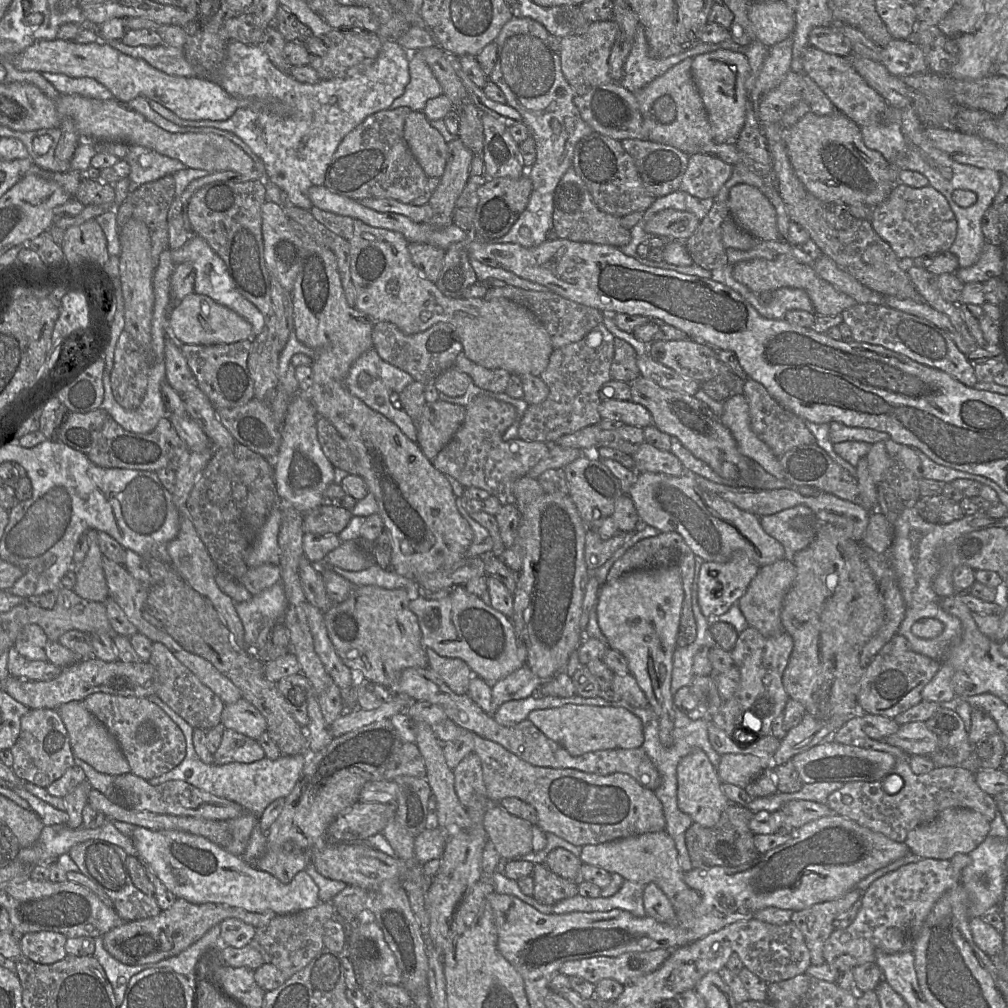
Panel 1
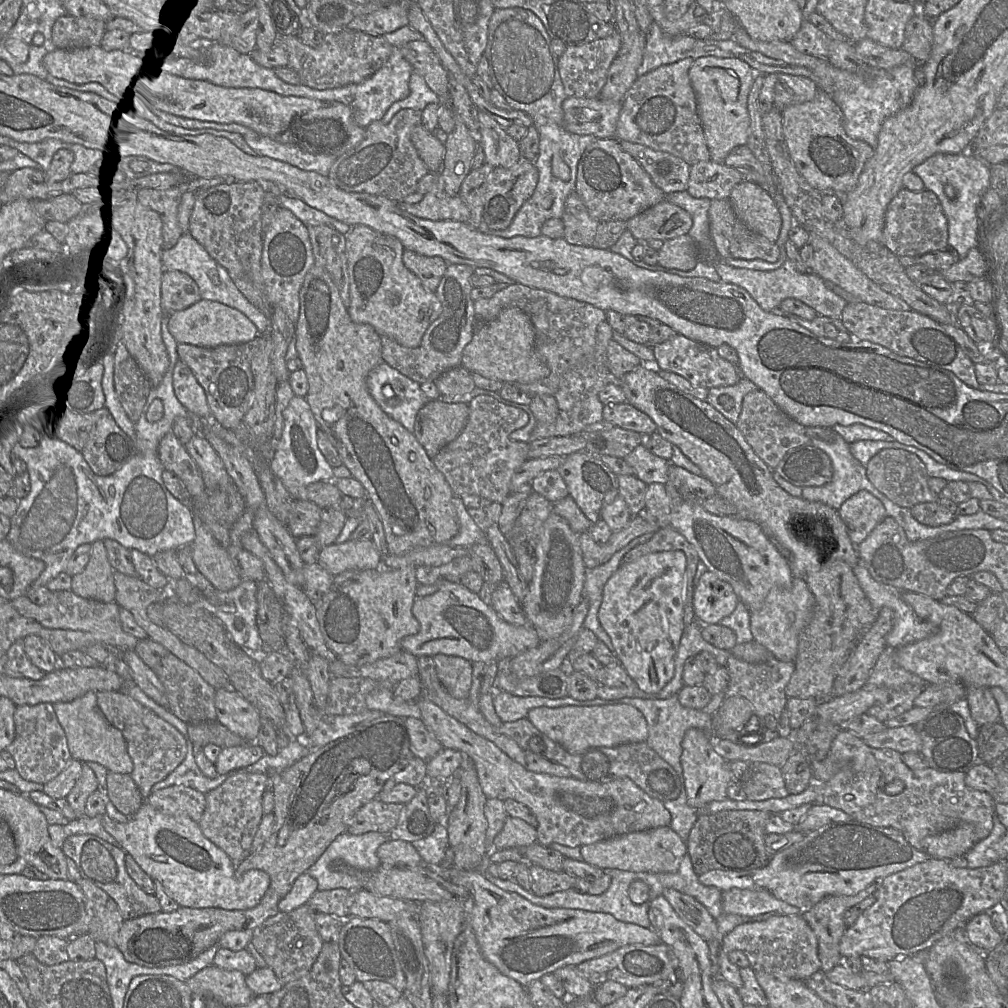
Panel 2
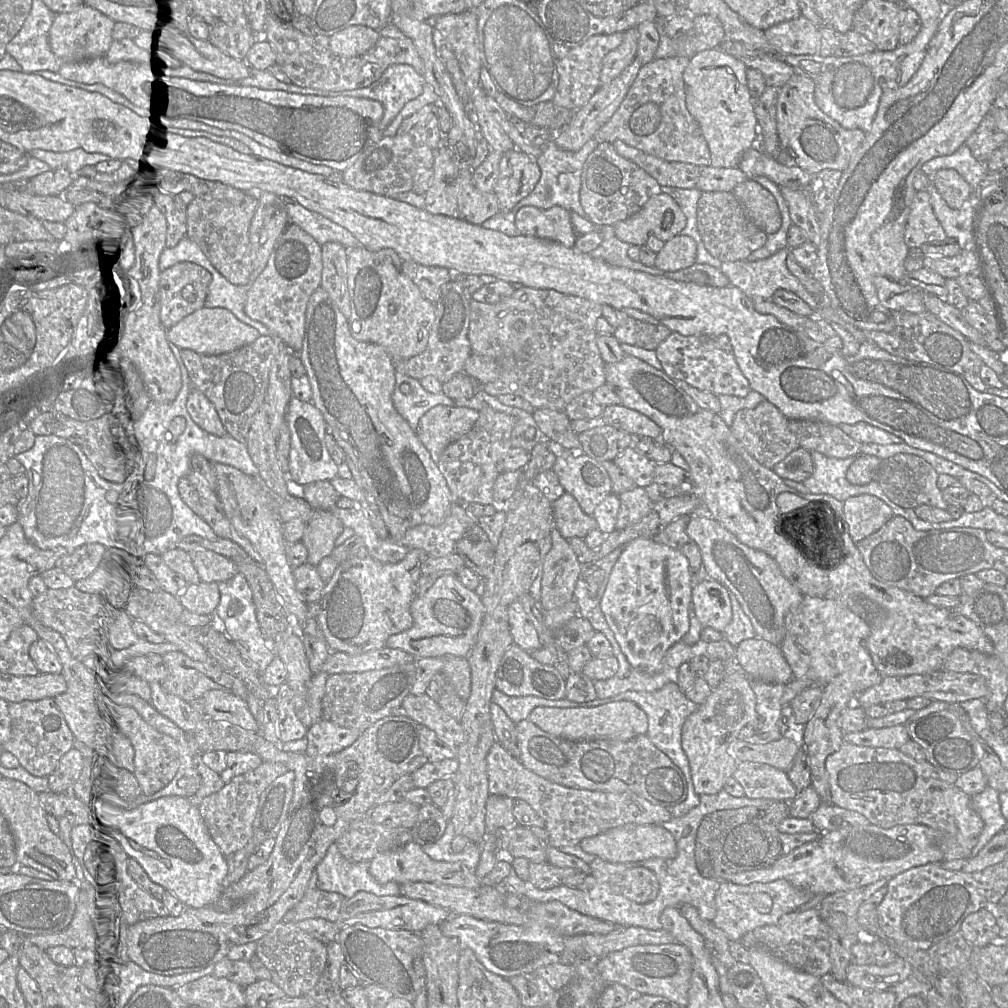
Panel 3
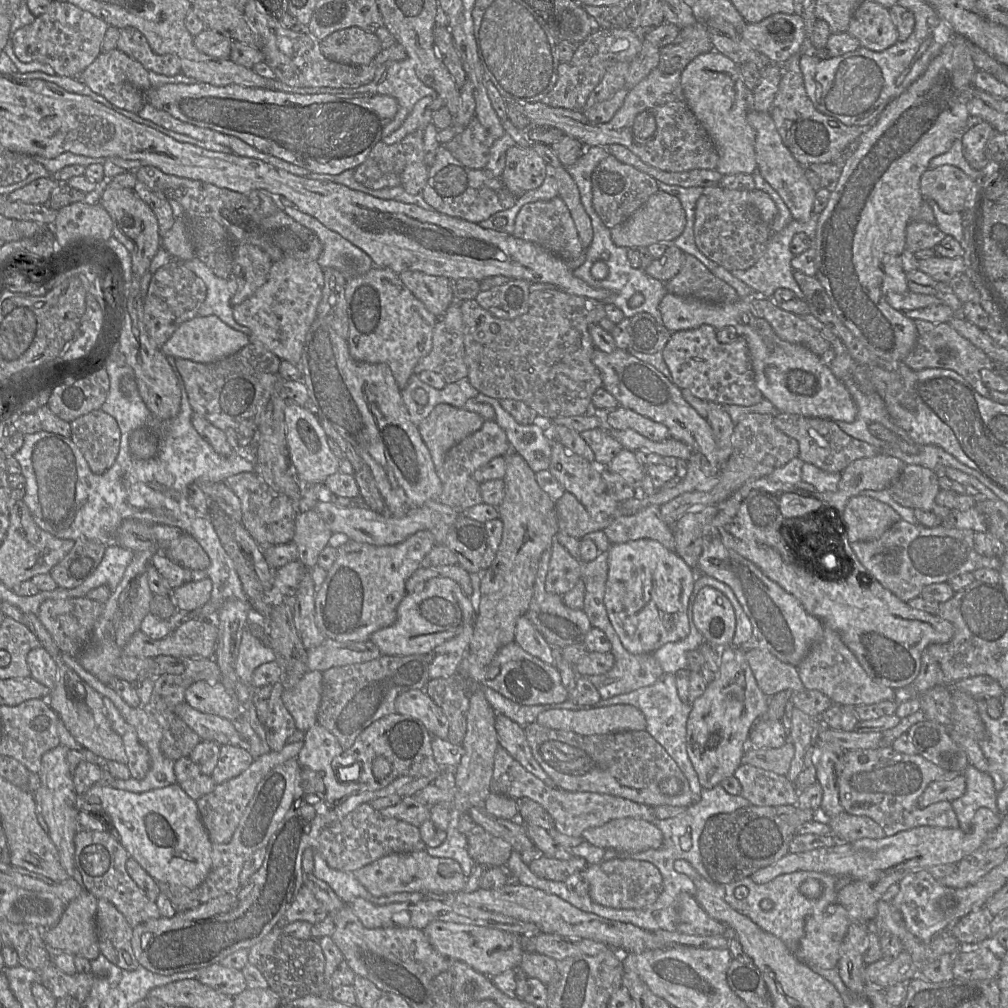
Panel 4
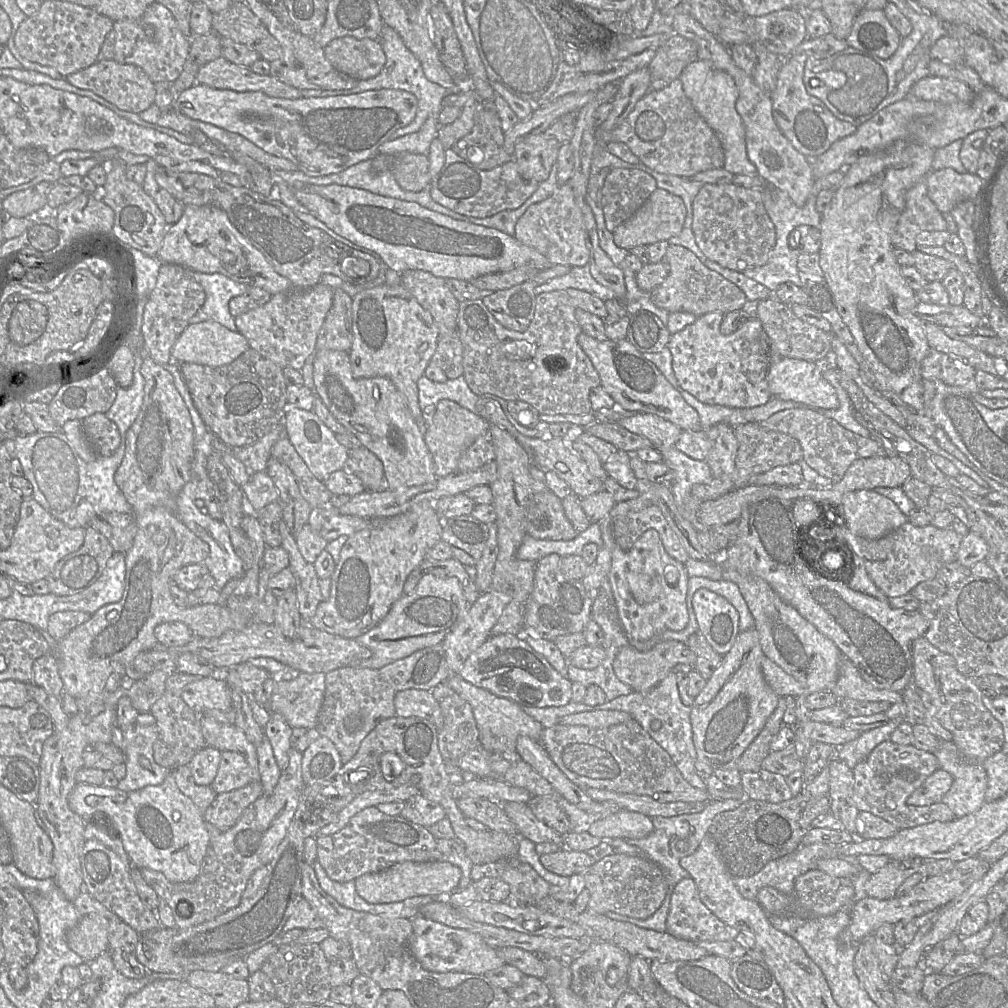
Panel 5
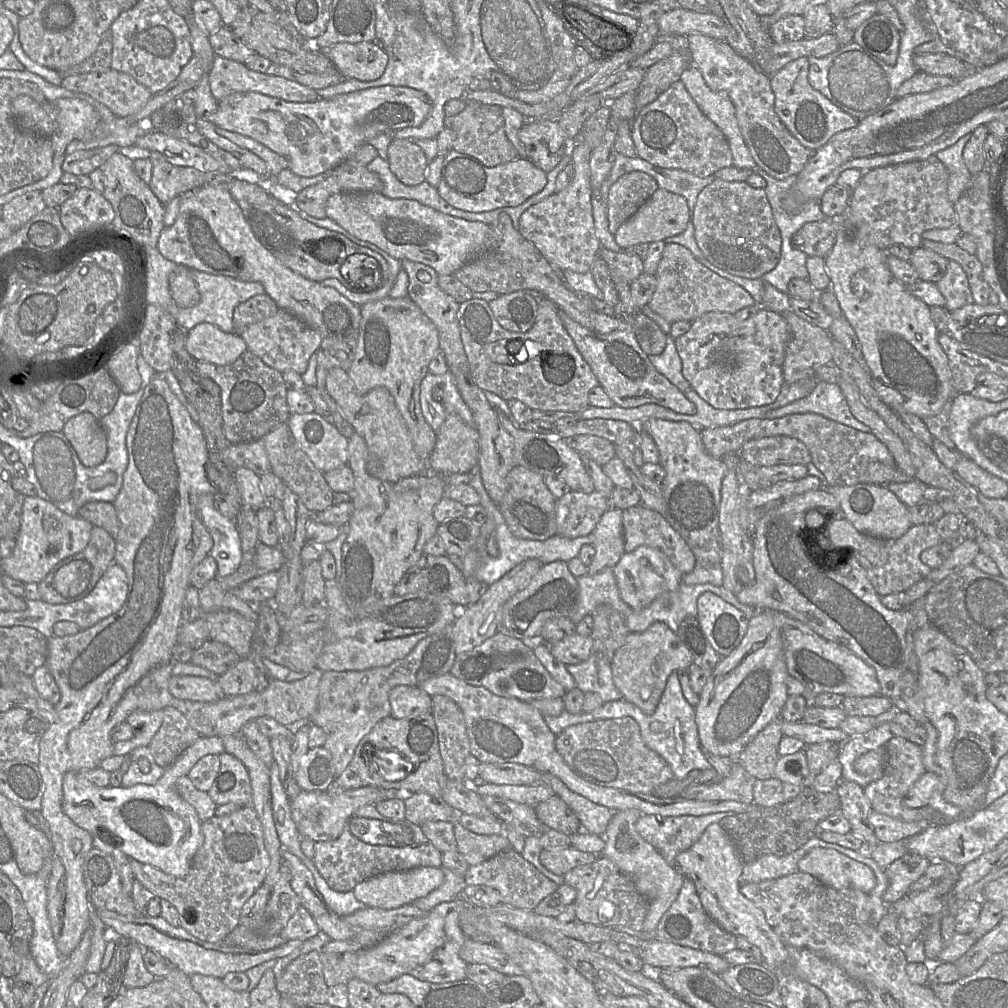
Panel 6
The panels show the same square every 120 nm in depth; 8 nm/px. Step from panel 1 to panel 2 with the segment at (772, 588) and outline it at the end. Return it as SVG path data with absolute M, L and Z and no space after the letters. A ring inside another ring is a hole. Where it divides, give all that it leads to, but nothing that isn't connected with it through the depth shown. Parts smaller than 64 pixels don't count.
M794 577L789 588L774 587L760 609L750 611L750 629L753 640L763 645L773 657L794 662L798 651L798 638L805 628L815 605L815 598L804 579Z

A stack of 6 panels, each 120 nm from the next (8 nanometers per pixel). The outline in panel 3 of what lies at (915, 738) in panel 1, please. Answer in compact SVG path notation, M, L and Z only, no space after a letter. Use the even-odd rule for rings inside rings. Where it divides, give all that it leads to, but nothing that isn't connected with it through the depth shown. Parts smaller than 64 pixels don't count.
M895 725L885 728L866 728L860 732L844 733L843 740L866 746L899 749L909 741L907 725Z

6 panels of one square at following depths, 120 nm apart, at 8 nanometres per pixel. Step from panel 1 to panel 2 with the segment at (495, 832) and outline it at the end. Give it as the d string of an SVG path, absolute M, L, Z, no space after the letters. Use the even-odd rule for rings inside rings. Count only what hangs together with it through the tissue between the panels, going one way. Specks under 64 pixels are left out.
M508 816L493 840L493 850L523 848L537 842L537 830L524 820Z

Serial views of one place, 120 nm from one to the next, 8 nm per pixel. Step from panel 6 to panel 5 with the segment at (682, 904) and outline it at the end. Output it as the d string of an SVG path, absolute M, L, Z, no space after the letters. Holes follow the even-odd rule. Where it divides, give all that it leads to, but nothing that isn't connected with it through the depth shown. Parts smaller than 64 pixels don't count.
M682 879L674 888L666 921L666 932L692 941L730 941L739 933L720 921L700 900L694 880Z

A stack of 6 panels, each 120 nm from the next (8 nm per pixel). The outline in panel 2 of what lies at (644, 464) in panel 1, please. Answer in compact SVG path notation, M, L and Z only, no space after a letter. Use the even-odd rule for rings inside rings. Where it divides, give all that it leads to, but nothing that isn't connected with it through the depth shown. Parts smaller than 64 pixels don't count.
M641 443L623 459L635 470L635 476L647 485L665 484L668 480L670 461L654 455Z

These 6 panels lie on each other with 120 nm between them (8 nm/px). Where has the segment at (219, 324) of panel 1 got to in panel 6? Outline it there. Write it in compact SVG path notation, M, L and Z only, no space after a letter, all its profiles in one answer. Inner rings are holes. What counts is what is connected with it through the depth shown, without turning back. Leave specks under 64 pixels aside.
M200 323L189 330L185 347L196 361L219 366L234 363L248 350L239 334L226 333L209 323Z

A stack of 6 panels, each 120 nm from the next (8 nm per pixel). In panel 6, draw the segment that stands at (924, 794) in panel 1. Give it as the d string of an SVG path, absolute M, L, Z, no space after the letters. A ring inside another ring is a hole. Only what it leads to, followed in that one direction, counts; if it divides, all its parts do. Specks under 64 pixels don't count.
M893 736L885 747L887 762L883 776L864 787L864 794L872 810L906 822L931 820L938 811L929 805L921 808L909 808L904 804L904 799L913 784L926 772L923 765L922 747L898 736Z

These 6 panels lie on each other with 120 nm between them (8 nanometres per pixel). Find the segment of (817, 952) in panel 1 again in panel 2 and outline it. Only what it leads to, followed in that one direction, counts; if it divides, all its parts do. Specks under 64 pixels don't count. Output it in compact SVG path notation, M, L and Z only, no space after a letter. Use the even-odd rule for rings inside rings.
M876 881L855 895L826 896L808 910L802 910L802 916L814 931L818 940L818 957L821 971L828 972L842 959L839 951L840 940L847 929L844 923L846 911L864 898L873 895L880 881Z

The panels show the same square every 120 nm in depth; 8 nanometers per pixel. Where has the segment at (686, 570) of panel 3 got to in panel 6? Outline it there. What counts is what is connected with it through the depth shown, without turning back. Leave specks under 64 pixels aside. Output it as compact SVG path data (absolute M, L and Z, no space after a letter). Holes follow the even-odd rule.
M649 546L625 552L612 569L621 599L633 609L641 609L663 593L675 591L683 576L663 552Z

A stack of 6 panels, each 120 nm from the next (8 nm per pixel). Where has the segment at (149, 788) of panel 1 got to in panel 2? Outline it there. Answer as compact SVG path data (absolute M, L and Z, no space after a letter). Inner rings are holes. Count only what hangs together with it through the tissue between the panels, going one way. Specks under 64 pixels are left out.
M184 785L152 792L144 801L163 813L186 814L195 822L200 821L206 807L206 795Z

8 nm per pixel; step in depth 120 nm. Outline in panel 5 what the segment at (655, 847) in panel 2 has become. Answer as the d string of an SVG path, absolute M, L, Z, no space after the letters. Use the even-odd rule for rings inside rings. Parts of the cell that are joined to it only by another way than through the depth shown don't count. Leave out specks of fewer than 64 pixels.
M620 810L591 824L587 832L601 840L639 839L654 830L652 819L644 814Z

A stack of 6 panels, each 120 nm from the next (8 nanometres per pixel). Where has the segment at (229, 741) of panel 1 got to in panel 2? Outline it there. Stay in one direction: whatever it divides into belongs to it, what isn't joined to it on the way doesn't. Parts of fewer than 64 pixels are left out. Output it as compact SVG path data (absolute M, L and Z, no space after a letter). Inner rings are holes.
M246 741L242 745L223 747L215 762L216 771L219 775L230 773L257 762L265 751L256 742Z

